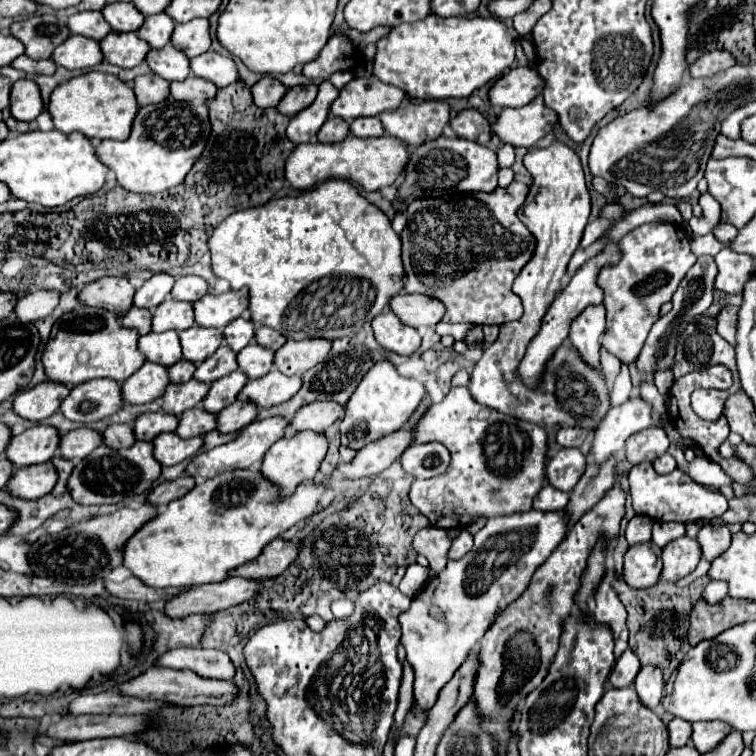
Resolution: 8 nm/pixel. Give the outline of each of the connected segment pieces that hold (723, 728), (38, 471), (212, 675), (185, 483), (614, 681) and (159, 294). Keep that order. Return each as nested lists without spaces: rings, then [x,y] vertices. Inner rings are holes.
[[[699,721],[699,723],[693,723],[691,743],[697,747],[699,753],[707,753],[713,747],[717,747],[731,731],[733,731],[733,727],[729,727],[729,723]]]
[[[39,463],[37,467],[17,469],[9,483],[7,491],[19,499],[39,499],[47,495],[57,483],[57,473],[51,463]]]
[[[171,649],[163,653],[155,667],[169,667],[169,669],[189,669],[205,679],[229,679],[235,675],[235,667],[231,665],[231,659],[223,651],[213,649]]]
[[[183,475],[175,481],[161,483],[147,493],[147,503],[151,503],[153,507],[165,507],[173,499],[179,499],[181,495],[185,495],[185,491],[191,491],[193,485],[195,485],[195,479],[189,479],[187,475]]]
[[[627,649],[627,651],[615,661],[613,673],[611,673],[611,677],[609,677],[611,685],[613,685],[613,687],[627,687],[627,685],[631,685],[631,683],[635,681],[635,675],[639,673],[639,667],[641,667],[641,663],[639,663],[637,655],[635,655],[631,649]]]
[[[167,273],[153,275],[151,279],[147,279],[143,283],[141,289],[137,289],[133,305],[153,311],[169,295],[169,291],[173,289],[173,283],[175,283],[175,279],[171,275],[167,275]]]

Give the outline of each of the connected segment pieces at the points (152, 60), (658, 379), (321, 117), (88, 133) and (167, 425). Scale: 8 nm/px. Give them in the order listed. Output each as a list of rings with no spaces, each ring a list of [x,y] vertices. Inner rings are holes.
[[[171,43],[163,49],[151,49],[145,61],[155,75],[167,81],[183,81],[191,73],[187,55],[183,55],[183,51],[177,51]]]
[[[671,371],[655,373],[655,385],[657,385],[657,389],[665,395],[665,393],[669,391],[669,387],[673,385],[673,373],[671,373]]]
[[[323,81],[319,85],[319,93],[315,101],[295,117],[291,117],[285,135],[291,143],[309,143],[309,137],[315,137],[315,133],[321,129],[321,125],[327,119],[329,113],[329,103],[337,98],[339,90],[331,84],[331,81]]]
[[[89,71],[57,85],[49,97],[47,111],[51,113],[55,129],[59,129],[61,133],[79,131],[89,139],[121,141],[129,137],[129,127],[133,123],[137,107],[139,105],[135,101],[133,89],[127,87],[123,81],[119,81],[115,75]]]
[[[163,411],[157,413],[143,413],[135,419],[135,439],[143,439],[143,441],[153,441],[159,433],[163,431],[175,431],[177,429],[177,417],[173,415],[165,415]]]

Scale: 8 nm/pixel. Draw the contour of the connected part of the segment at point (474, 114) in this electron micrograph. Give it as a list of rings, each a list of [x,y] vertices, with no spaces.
[[[463,109],[451,121],[451,129],[457,137],[475,141],[479,145],[487,145],[491,139],[491,125],[477,109]]]

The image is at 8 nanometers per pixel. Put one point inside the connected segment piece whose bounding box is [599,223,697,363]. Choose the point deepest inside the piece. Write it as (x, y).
(656, 256)

